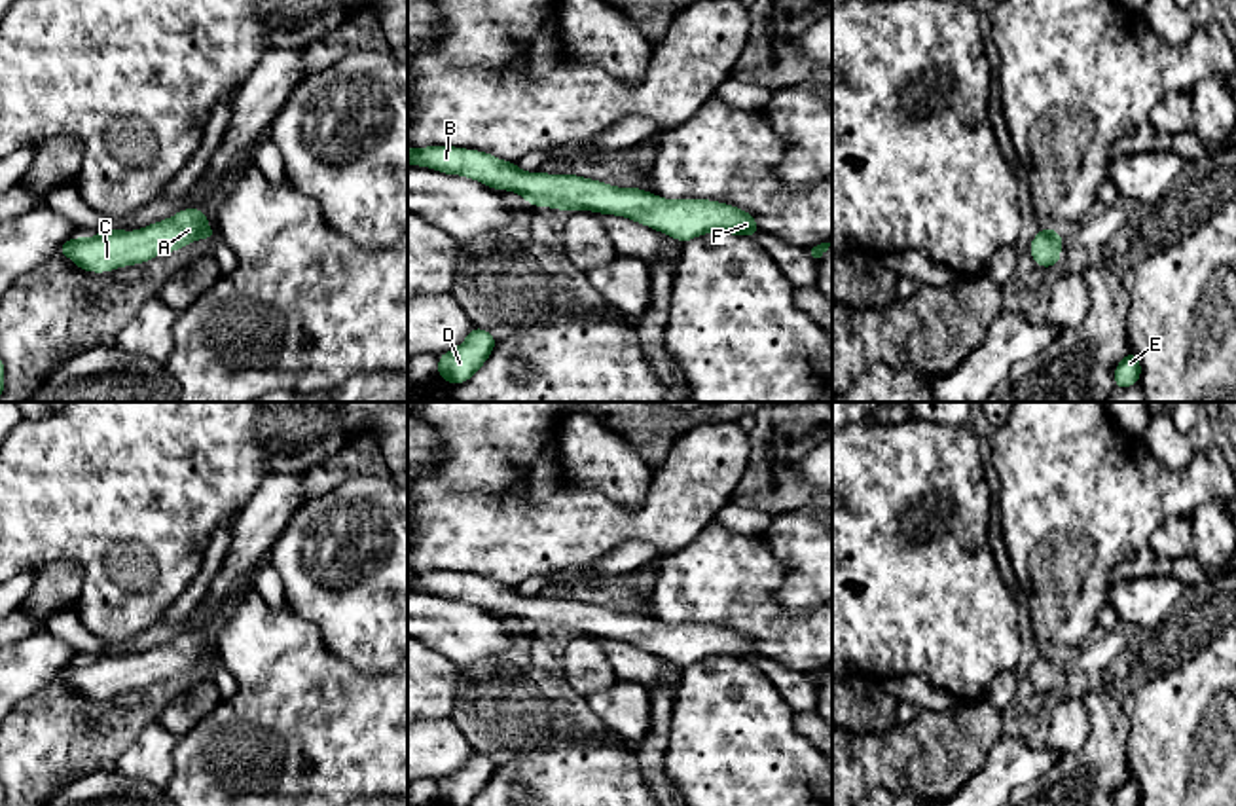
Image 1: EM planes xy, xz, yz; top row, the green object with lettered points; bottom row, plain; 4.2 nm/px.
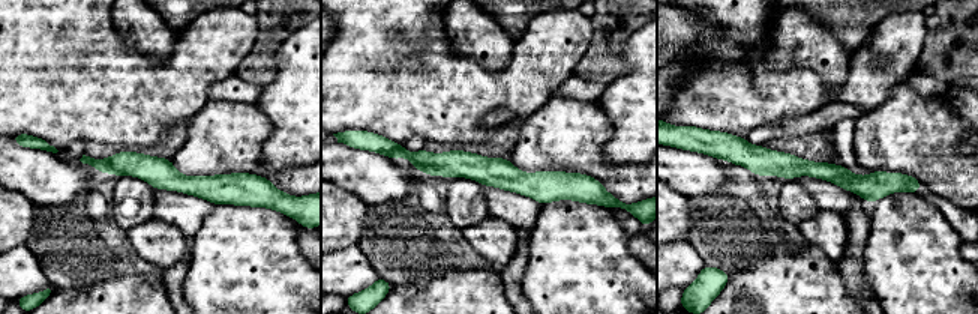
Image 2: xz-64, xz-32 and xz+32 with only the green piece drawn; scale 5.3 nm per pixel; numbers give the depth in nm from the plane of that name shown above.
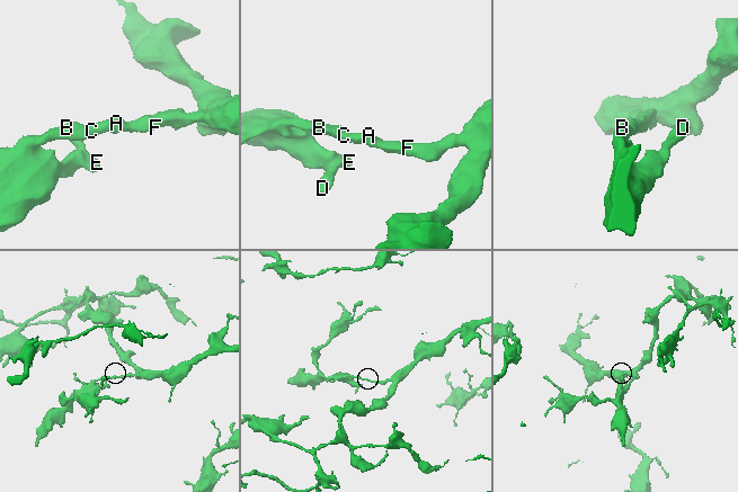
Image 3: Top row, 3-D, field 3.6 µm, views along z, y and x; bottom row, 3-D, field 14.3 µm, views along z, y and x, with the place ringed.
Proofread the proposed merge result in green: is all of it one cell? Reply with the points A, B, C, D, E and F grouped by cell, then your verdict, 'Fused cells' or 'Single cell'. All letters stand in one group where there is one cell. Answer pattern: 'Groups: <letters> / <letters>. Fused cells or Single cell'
Groups: A B C D E F. Single cell

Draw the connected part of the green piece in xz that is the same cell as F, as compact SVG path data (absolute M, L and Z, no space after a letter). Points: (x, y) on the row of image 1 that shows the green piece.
M408 146L408 165L461 174L499 192L512 190L529 205L559 211L616 214L686 243L694 237L724 231L753 237L760 231L753 214L711 199L662 199L641 188L616 188L576 174L525 173L516 163L487 152L455 146Z

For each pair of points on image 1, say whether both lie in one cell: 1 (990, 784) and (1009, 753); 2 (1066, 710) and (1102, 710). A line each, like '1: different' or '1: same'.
1: same
2: different

